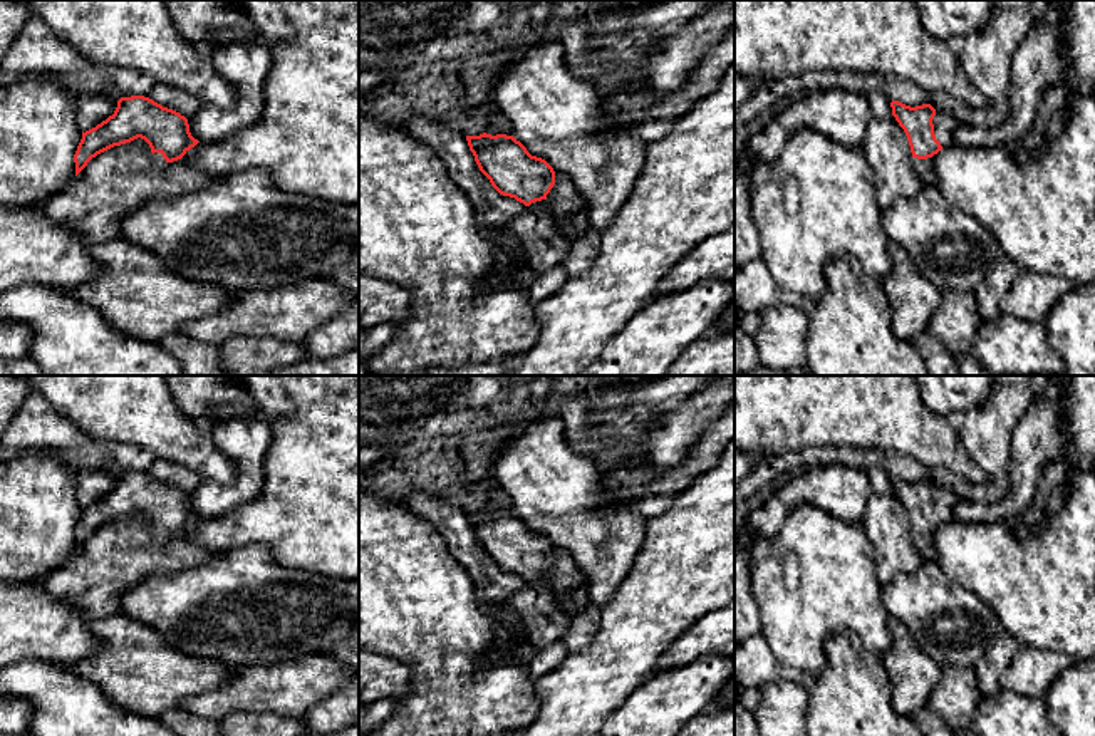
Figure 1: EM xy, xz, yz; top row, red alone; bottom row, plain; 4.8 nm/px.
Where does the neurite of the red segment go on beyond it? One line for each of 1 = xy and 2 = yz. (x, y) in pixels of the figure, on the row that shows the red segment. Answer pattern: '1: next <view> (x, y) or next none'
1: next xy (156, 158)
2: next yz (944, 124)

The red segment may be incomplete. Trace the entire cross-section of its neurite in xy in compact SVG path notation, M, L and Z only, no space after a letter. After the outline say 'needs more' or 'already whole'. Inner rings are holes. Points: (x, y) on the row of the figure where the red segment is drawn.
M144 96L121 97L112 116L82 132L74 154L75 176L97 154L138 137L149 144L156 169L181 159L200 143L191 136L188 119L179 112Z; needs more

